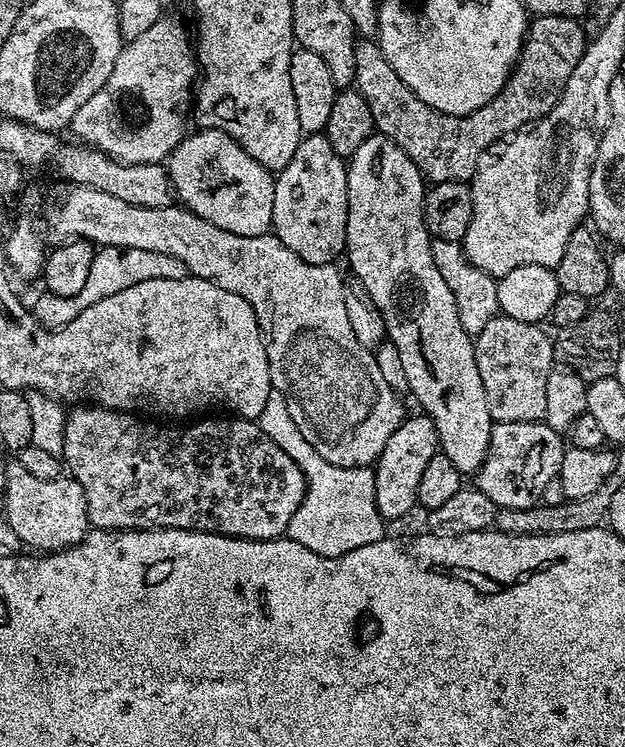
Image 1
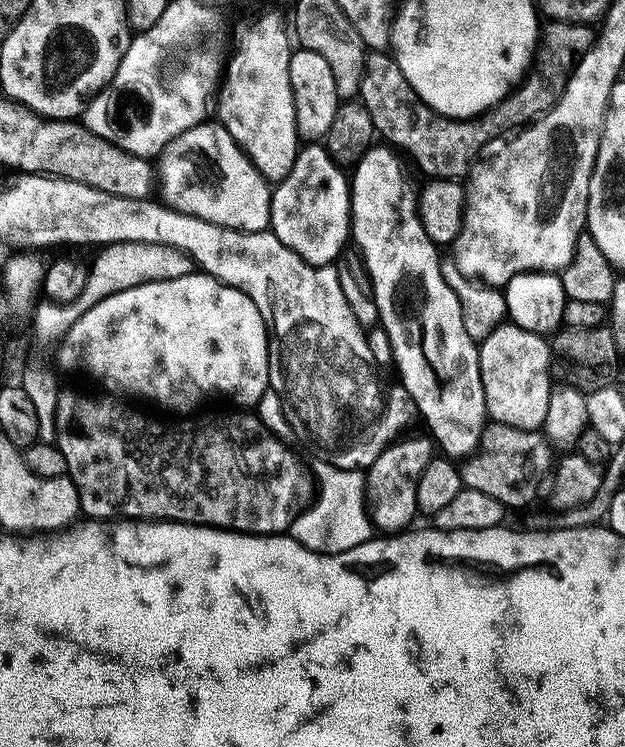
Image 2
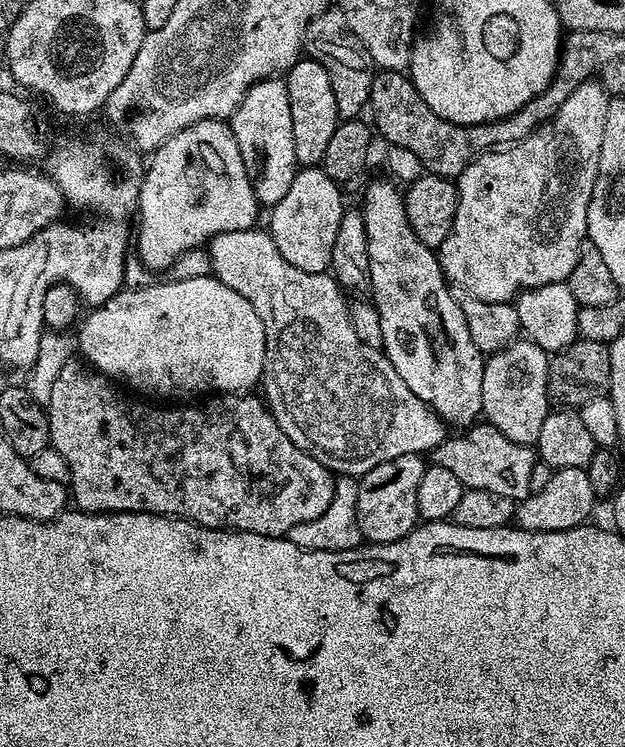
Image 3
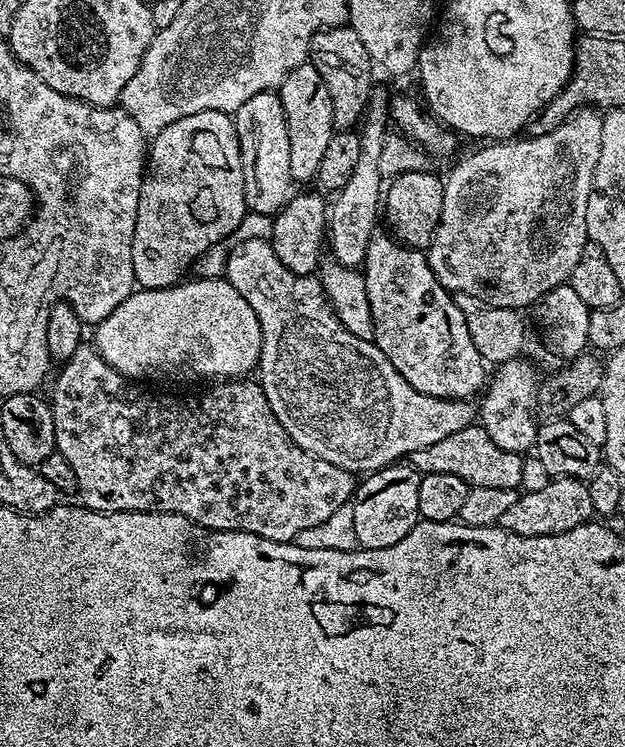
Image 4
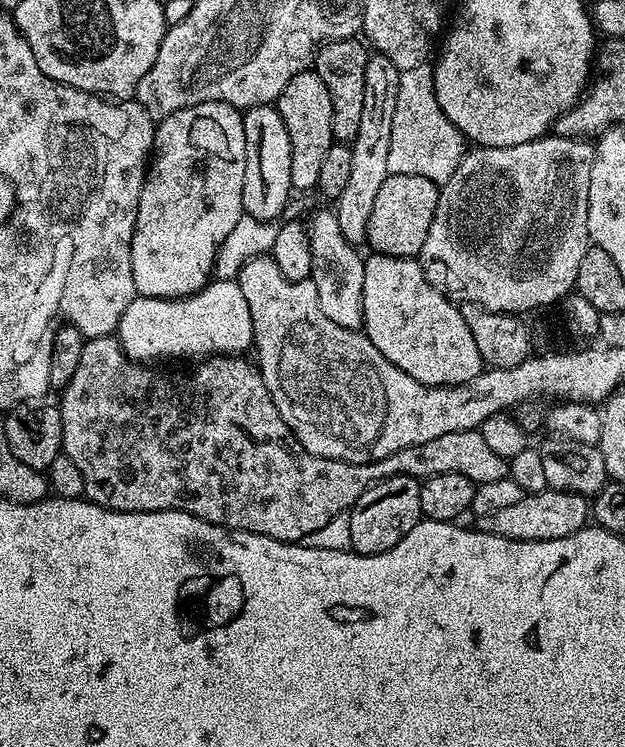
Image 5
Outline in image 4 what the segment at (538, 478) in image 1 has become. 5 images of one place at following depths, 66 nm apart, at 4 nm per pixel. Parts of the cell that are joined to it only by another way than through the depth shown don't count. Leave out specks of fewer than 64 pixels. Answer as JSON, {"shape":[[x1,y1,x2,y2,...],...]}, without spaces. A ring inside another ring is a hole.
{"shape":[[476,422,468,428,457,430,455,434,449,434,447,438,441,438,431,446,414,450,410,457,412,467,421,474,454,474,454,478,462,478,469,488,490,486,490,490,519,489,523,461,521,453,502,450,502,446,498,446]]}

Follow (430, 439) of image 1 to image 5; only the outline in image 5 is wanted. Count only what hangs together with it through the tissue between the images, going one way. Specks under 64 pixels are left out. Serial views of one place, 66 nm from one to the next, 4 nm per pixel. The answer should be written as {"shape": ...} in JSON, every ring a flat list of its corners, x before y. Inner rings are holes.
{"shape":[[391,476,385,480,377,480,356,499,347,513,350,522,351,551,360,552,363,556,378,554,390,550,402,537,410,534,410,530,422,519,420,511,420,485,421,481,415,476]]}

